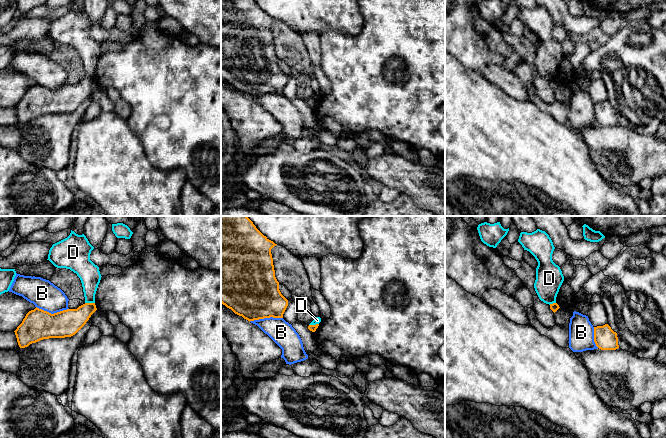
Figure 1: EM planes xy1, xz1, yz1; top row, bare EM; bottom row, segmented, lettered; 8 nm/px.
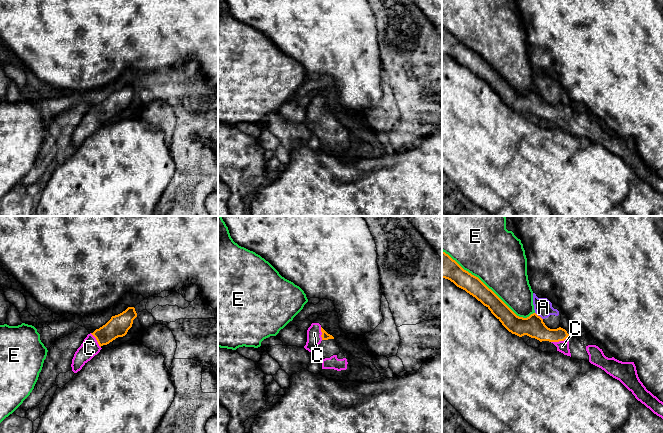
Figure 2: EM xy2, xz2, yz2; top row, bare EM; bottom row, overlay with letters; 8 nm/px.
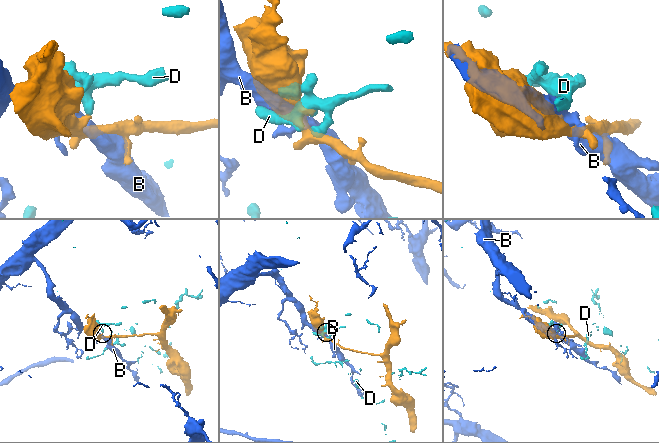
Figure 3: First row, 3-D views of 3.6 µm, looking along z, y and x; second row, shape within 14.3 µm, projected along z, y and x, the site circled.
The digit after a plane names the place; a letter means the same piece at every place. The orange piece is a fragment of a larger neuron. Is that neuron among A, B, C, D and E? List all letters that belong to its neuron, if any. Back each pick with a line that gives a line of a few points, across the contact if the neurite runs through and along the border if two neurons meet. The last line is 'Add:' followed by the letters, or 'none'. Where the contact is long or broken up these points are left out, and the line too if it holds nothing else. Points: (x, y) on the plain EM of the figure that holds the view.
C: Line: yz2 (533, 102), (559, 116), (562, 122)
Add: C

